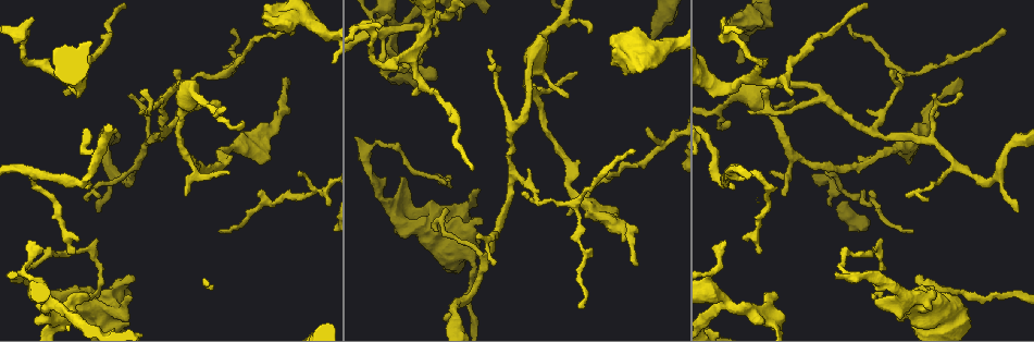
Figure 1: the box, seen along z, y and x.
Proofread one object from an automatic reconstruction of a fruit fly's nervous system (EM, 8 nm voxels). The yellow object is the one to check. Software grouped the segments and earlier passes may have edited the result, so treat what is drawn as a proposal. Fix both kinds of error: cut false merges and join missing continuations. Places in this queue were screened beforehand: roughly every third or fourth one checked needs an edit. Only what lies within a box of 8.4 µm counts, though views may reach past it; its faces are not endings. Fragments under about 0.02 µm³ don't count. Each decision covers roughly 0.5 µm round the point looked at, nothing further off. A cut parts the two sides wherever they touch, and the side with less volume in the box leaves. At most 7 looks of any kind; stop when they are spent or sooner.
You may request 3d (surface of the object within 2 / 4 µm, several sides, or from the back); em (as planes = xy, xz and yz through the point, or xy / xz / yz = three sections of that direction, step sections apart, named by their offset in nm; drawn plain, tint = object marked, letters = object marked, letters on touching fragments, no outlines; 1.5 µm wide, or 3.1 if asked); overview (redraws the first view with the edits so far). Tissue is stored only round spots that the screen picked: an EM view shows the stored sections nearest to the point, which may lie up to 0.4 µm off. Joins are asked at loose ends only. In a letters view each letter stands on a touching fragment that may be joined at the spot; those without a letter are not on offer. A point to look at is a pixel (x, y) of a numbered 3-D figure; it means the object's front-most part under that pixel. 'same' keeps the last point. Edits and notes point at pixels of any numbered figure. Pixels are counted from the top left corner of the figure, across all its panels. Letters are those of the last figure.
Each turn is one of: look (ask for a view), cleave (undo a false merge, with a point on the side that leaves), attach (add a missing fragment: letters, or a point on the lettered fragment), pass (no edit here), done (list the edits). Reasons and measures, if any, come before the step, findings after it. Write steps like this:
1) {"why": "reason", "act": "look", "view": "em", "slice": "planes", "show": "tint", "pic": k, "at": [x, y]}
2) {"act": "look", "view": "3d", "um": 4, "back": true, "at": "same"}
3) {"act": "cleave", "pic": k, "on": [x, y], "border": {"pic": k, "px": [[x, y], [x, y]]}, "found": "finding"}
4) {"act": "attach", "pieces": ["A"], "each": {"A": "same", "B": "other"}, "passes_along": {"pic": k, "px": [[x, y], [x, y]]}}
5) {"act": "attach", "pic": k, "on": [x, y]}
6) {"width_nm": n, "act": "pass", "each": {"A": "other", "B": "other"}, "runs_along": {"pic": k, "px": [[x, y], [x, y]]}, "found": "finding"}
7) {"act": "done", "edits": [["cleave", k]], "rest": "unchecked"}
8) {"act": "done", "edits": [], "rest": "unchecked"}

{"why": "three-way junction", "act": "look", "view": "3d", "um": 2, "pic": 1, "at": [727, 172]}

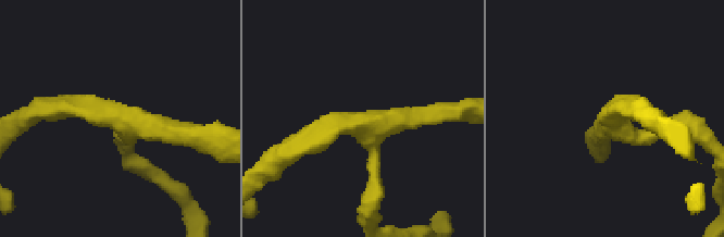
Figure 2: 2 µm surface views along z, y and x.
{"arms": 3, "arm_widths_nm": [160, 190, 190], "why": "need the tissue", "act": "look", "view": "em", "slice": "planes", "show": "letters", "pic": 2, "at": [125, 122]}

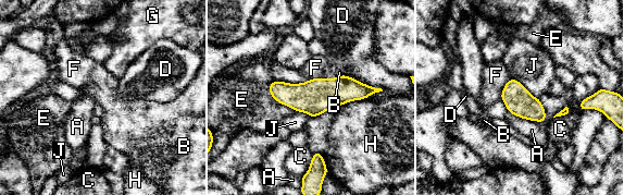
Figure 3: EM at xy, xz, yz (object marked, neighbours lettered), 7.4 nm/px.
{"act": "pass", "each": {"A": "other", "B": "other", "C": "other", "D": "other", "E": "other", "F": "other", "G": "other", "H": "other", "J": "other"}, "runs_along": {"pic": 3, "px": [[271, 88], [282, 92], [374, 90]]}, "found": "continuous, no second neuron"}

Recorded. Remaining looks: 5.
{"why": "a narrow waist", "act": "look", "view": "3d", "um": 2, "pic": 1, "at": [725, 300]}

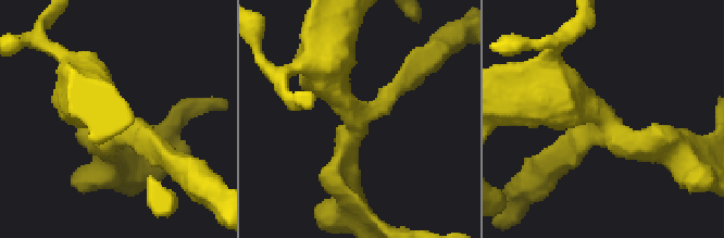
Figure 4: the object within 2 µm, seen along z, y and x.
{"arms": 3, "why": "now the EM", "act": "look", "view": "em", "slice": "planes", "show": "letters", "pic": 4, "at": [601, 114]}

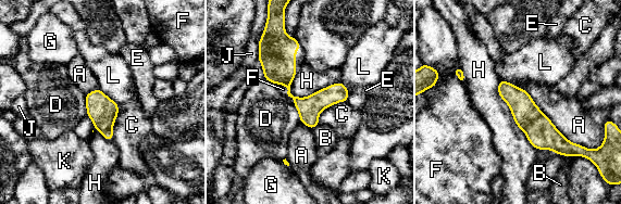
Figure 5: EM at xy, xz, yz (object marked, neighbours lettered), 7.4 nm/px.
{"act": "cleave", "pic": 5, "on": [542, 134], "each": {"A": "other", "B": "other", "C": "other", "D": "other", "E": "other", "F": "other", "G": "other", "H": "other", "J": "other", "K": "other", "L": "other"}, "border": {"pic": 5, "px": [[543, 114], [537, 116], [524, 131]]}, "found": "two neurons meet here"}

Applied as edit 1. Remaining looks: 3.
{"act": "look", "view": "overview"}

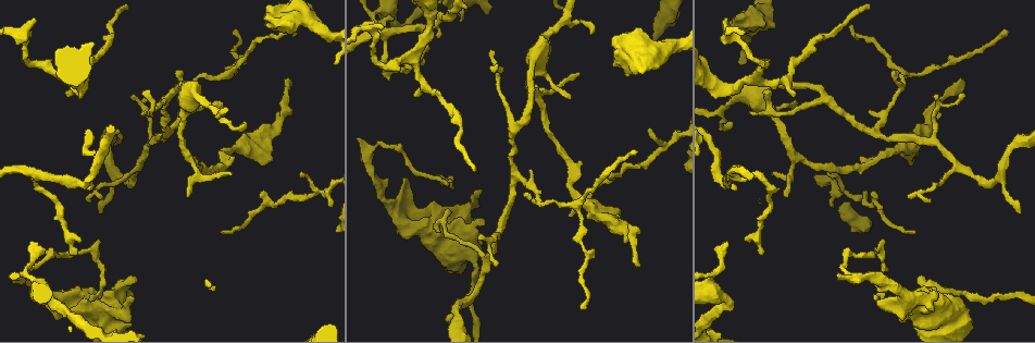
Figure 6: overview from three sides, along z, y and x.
{"why": "thin end", "act": "look", "view": "em", "slice": "planes", "show": "tint", "pic": 6, "at": [915, 234]}

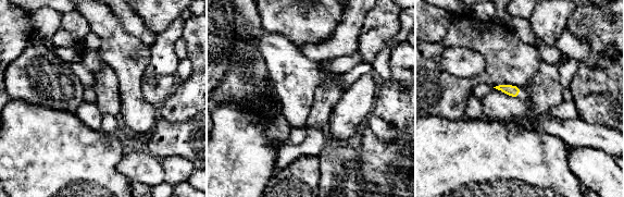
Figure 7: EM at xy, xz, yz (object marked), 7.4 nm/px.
{"act": "look", "view": "em", "slice": "planes", "show": "letters", "at": "same"}

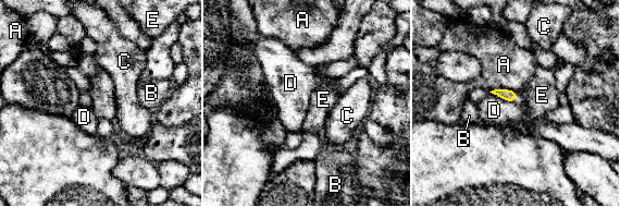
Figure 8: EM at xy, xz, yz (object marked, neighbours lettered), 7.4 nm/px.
{"longest_contact_nm": ["A", 200], "act": "pass", "each": {"A": "other", "B": "other", "C": "other", "D": "other", "E": "other"}, "border": {"pic": 8, "px": [[490, 92], [513, 102]]}, "found": "none of them fits"}

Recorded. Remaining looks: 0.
{"act": "done", "edits": [["cleave", 5]], "rest": "unchecked"}

